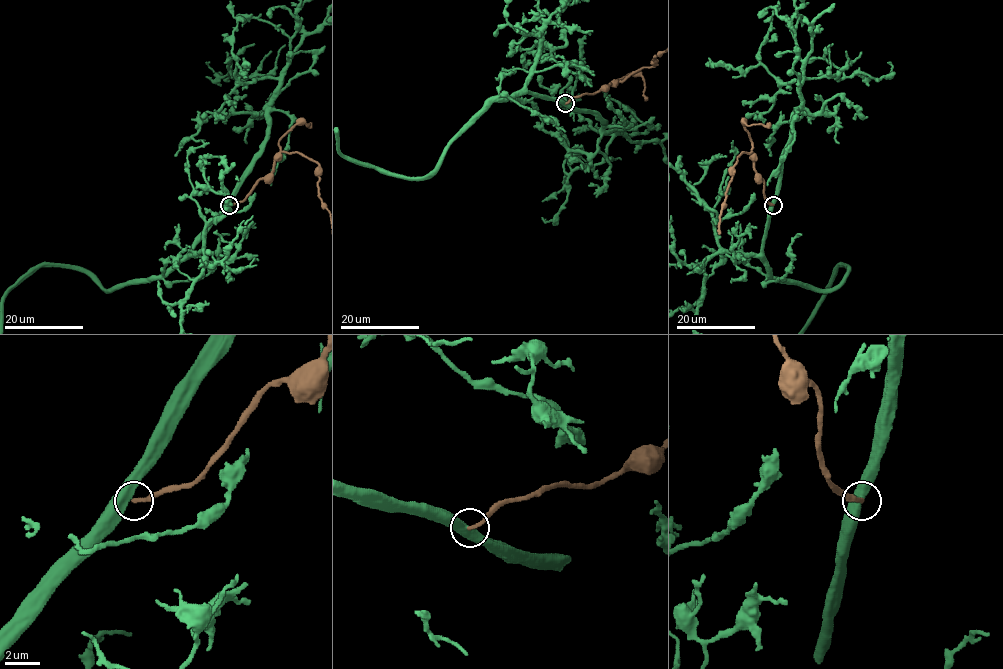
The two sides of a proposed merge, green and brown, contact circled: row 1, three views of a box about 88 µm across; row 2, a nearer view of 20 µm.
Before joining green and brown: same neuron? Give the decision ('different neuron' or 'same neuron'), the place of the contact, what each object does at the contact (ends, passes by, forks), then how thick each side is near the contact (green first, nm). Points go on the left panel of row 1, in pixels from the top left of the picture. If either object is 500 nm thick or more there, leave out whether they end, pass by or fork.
different neuron; place (229, 205); calibres 500 and 240 nm

